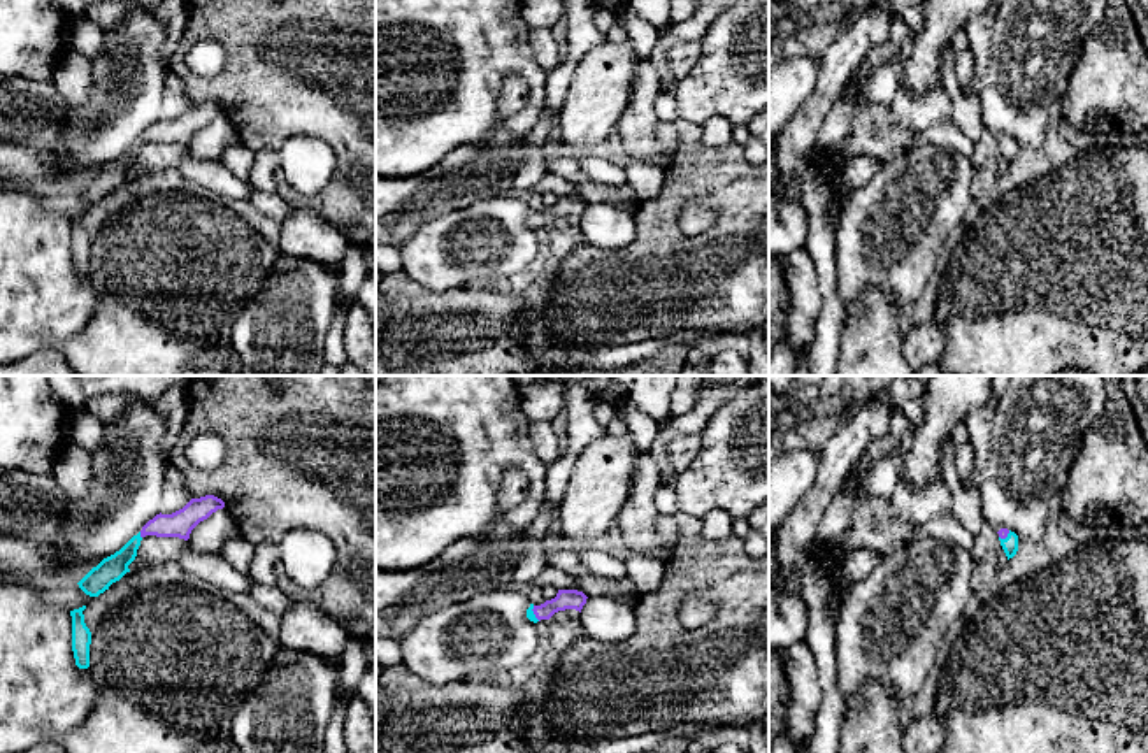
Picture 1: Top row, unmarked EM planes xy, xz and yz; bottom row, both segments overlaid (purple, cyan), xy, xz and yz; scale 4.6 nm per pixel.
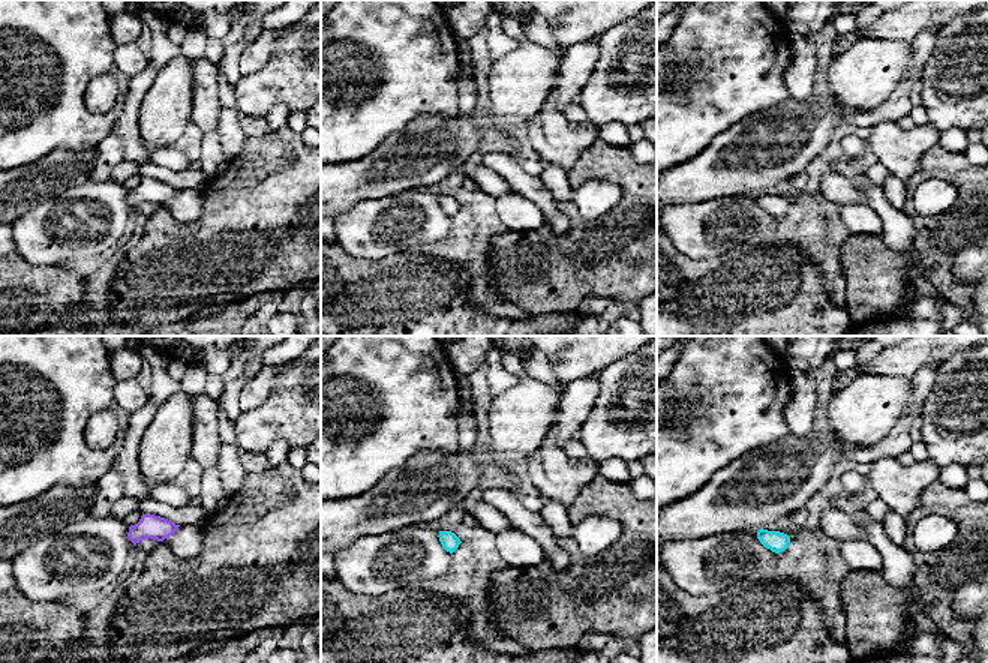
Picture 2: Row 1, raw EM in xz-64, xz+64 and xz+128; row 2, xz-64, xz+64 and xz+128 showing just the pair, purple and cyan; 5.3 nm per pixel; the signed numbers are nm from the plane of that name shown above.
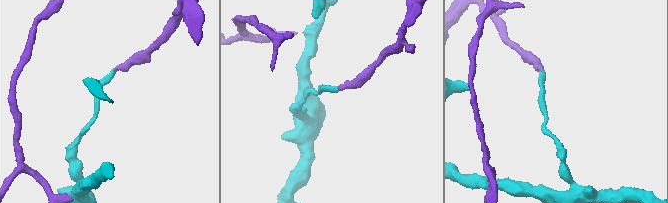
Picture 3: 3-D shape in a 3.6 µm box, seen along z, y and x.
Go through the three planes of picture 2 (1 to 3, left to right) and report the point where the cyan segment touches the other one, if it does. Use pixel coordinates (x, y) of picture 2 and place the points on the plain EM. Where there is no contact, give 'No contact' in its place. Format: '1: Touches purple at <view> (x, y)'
1: No contact
2: No contact
3: No contact

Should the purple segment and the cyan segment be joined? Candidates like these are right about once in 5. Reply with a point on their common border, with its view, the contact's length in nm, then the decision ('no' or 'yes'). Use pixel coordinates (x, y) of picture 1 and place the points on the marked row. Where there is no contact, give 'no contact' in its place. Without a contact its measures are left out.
xy (141, 536) | 30 nm | no

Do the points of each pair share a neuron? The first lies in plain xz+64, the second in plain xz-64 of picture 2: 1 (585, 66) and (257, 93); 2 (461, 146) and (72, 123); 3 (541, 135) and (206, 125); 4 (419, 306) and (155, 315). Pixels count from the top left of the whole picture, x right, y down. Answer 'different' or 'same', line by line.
1: different
2: different
3: same
4: different

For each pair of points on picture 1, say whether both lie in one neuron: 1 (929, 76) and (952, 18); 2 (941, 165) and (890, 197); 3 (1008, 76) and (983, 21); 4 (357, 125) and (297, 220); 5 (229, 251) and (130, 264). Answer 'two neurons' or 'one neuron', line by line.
1: one neuron
2: one neuron
3: two neurons
4: two neurons
5: one neuron

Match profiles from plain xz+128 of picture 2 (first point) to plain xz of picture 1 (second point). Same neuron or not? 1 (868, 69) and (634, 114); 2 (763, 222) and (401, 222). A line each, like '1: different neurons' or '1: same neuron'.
1: different neurons
2: different neurons

